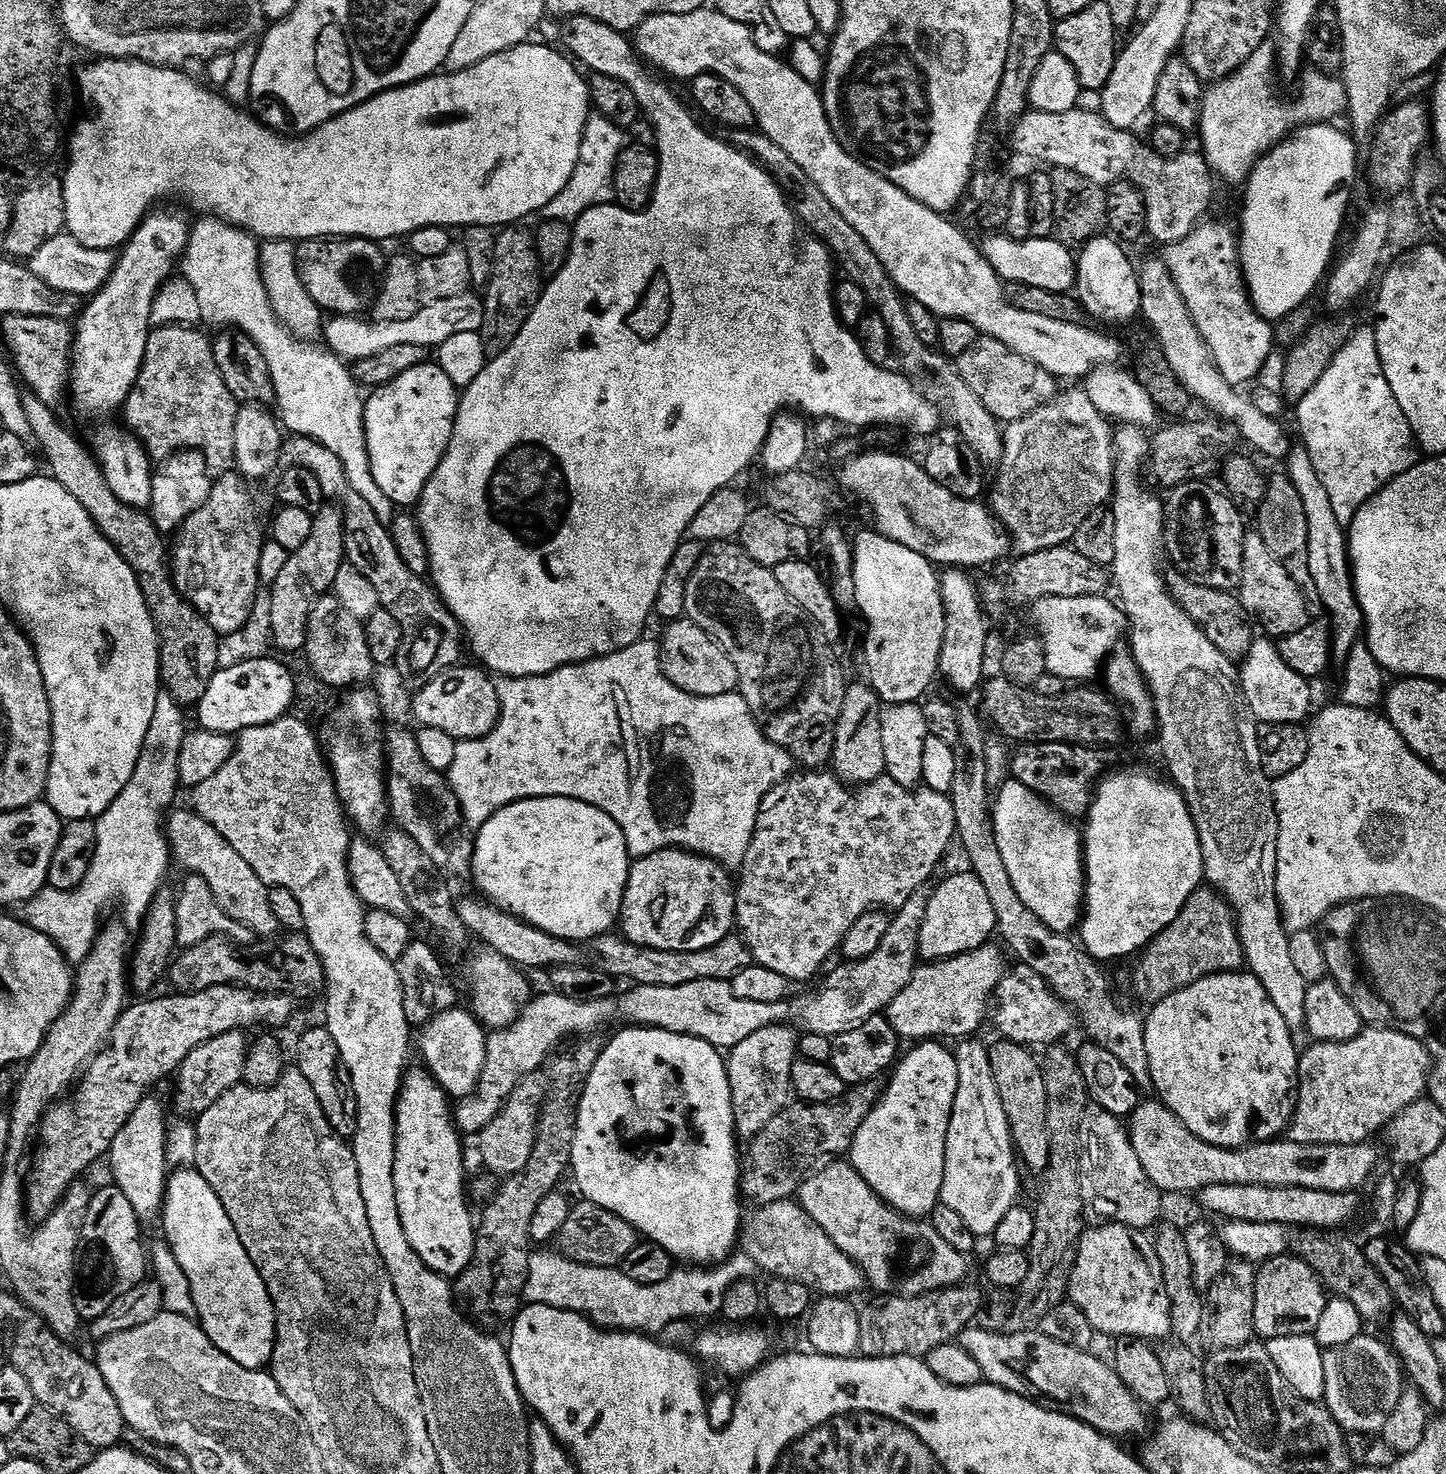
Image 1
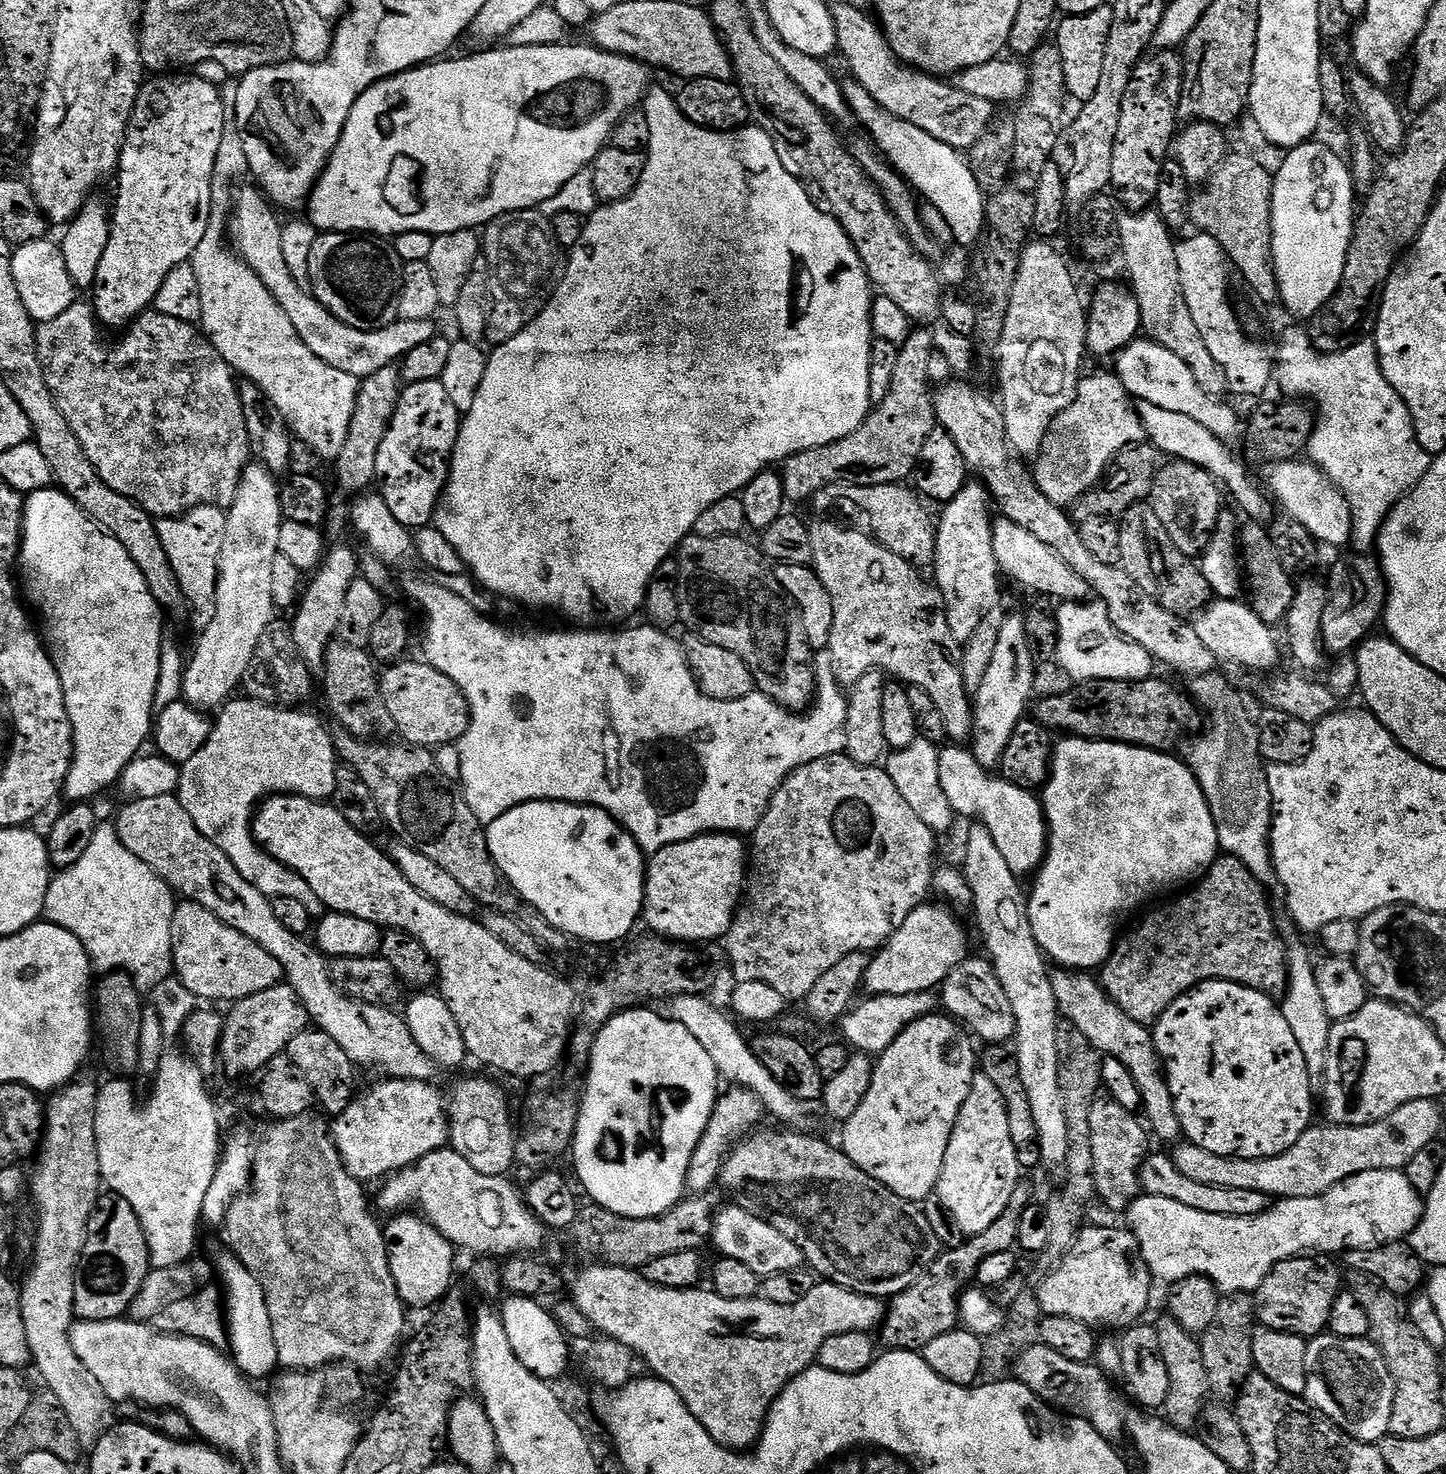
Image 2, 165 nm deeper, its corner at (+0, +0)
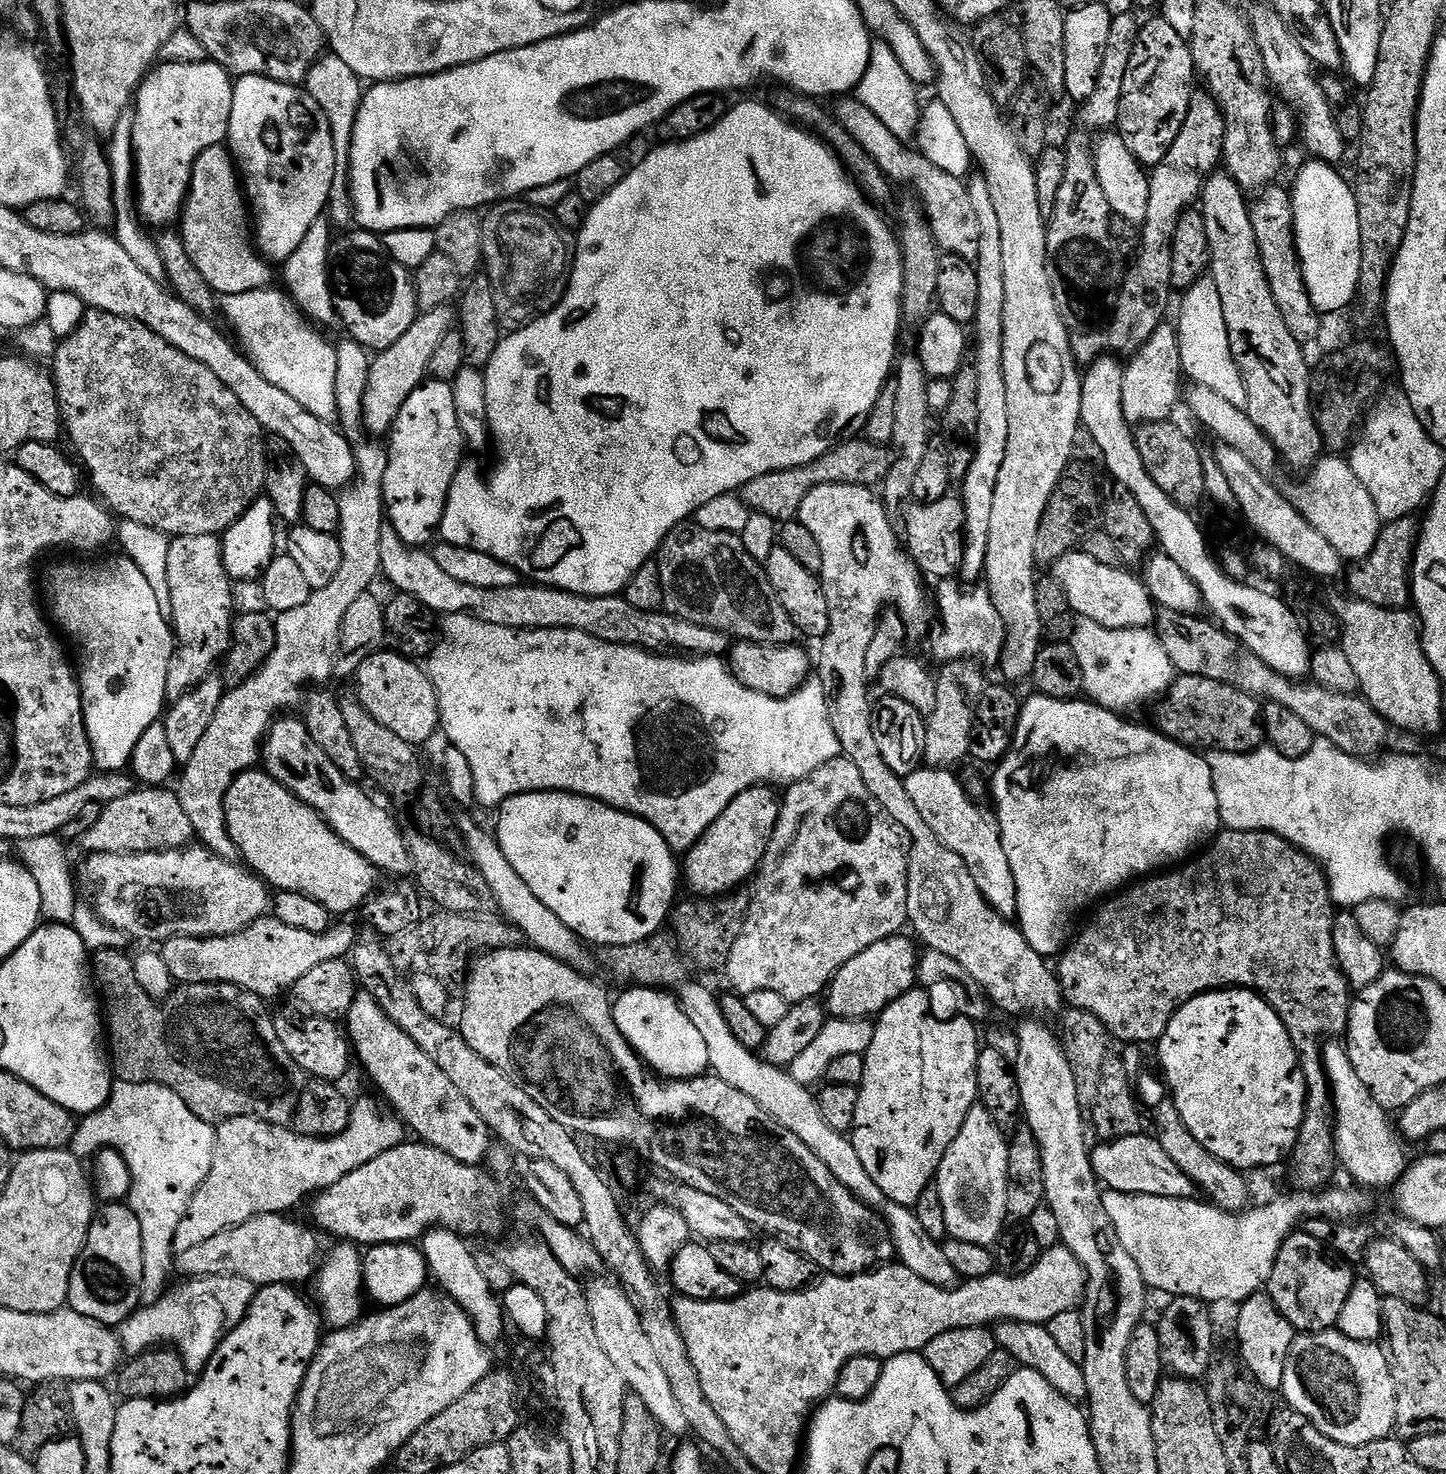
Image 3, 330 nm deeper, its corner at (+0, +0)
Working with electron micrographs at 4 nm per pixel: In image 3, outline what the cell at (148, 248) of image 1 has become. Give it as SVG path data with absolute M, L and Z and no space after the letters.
M210 59L189 64L161 63L153 67L140 82L134 96L137 118L133 130L135 152L135 200L139 207L141 221L164 228L181 219L184 204L188 201L192 186L192 171L200 155L216 144L224 144L228 138L230 110L234 80L221 64Z

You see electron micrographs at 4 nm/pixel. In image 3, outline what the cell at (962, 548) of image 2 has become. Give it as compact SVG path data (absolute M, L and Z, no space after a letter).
M978 170L973 171L967 177L968 193L970 194L970 206L974 206L974 215L978 218L978 230L980 237L978 238L978 254L975 258L976 273L978 274L978 314L974 321L974 329L976 328L976 340L974 336L974 356L976 352L976 361L974 367L978 374L978 430L974 437L976 443L976 453L972 456L972 461L968 464L968 473L964 476L964 492L962 491L962 499L964 501L964 557L960 563L959 575L965 581L976 582L984 576L984 563L986 562L986 546L988 545L988 535L990 534L990 513L994 507L994 486L998 486L998 474L1002 471L1002 461L1006 459L1006 442L1010 442L1010 410L1006 403L1006 374L1002 370L1002 338L1004 337L1004 311L1006 310L1006 274L1002 267L1002 225L998 222L998 213L994 206L994 198L990 196L990 186L986 184L986 178Z

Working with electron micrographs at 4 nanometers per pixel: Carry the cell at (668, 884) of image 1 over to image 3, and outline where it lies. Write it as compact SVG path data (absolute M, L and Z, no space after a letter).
M761 786L738 794L707 828L704 837L688 849L682 860L682 880L688 883L693 897L723 898L755 877L766 846L770 846L770 838L774 838L774 826L778 826L781 797L778 792L776 796L776 792L775 787Z

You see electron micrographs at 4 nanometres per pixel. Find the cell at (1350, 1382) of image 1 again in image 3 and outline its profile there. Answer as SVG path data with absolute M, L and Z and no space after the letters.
M1338 1330L1309 1332L1307 1334L1297 1335L1294 1346L1290 1346L1290 1358L1286 1358L1286 1378L1282 1378L1283 1396L1285 1400L1283 1403L1287 1407L1306 1417L1316 1429L1322 1434L1326 1434L1326 1438L1330 1438L1334 1442L1342 1442L1346 1446L1366 1448L1370 1442L1389 1439L1396 1427L1396 1387L1394 1386L1394 1378L1390 1374L1387 1351L1379 1343L1367 1344L1366 1342L1354 1342L1354 1338L1346 1338Z

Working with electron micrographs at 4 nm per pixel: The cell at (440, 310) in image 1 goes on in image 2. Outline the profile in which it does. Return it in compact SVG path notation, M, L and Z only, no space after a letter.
M237 187L234 192L230 217L230 240L236 243L234 251L248 263L254 274L258 274L258 278L262 278L262 286L266 286L266 290L274 294L274 302L286 310L286 318L290 318L294 330L298 330L298 338L302 338L302 342L306 342L310 351L318 354L326 366L334 366L334 370L342 370L357 378L378 374L378 370L403 361L414 346L422 346L422 342L430 342L430 338L437 335L438 328L432 320L398 318L382 330L354 330L354 326L346 326L346 322L334 318L334 314L330 314L330 310L326 310L305 285L294 282L290 266L286 266L286 258L282 255L282 220L275 216L273 205L259 187L251 187Z

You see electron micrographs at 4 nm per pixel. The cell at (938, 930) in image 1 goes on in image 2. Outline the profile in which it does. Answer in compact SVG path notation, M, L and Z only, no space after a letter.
M932 903L917 906L888 939L887 945L869 959L864 988L871 995L914 994L939 989L951 971L969 958L968 932L956 917L959 915L947 903Z

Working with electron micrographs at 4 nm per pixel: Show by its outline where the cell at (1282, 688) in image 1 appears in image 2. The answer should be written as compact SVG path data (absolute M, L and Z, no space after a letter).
M1213 599L1203 612L1195 617L1194 627L1206 650L1216 656L1217 661L1237 664L1252 672L1271 673L1280 660L1280 648L1276 645L1273 629L1258 614L1254 614L1251 603L1239 600Z

